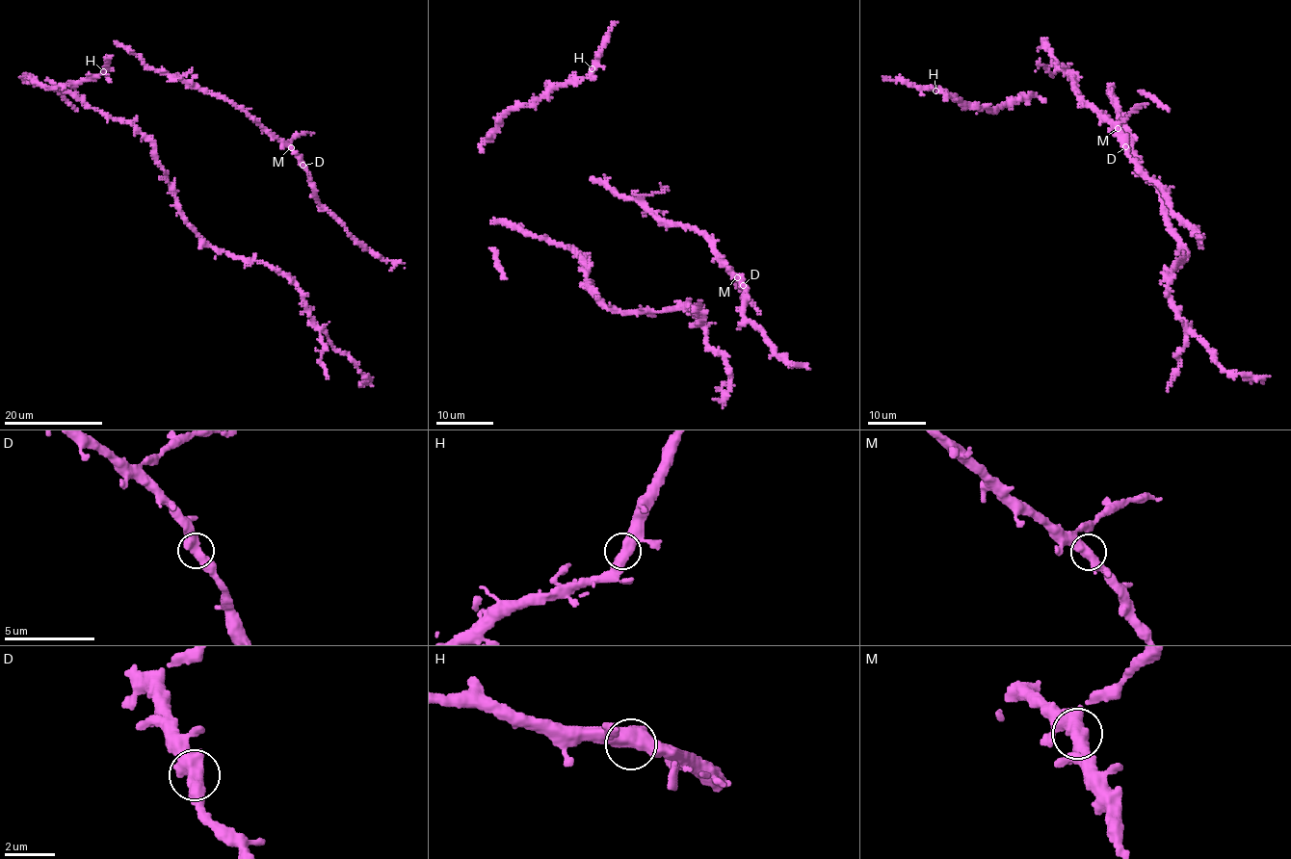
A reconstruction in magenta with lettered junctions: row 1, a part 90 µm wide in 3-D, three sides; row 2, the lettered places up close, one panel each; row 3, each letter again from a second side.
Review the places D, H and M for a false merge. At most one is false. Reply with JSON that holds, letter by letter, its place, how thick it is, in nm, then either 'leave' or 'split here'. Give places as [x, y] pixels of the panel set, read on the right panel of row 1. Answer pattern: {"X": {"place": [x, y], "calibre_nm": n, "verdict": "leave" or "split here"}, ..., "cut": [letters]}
{"D": {"place": [1125, 146], "calibre_nm": 550, "verdict": "leave"}, "H": {"place": [935, 91], "calibre_nm": 500, "verdict": "leave"}, "M": {"place": [1118, 128], "calibre_nm": 500, "verdict": "leave"}, "cut": []}

